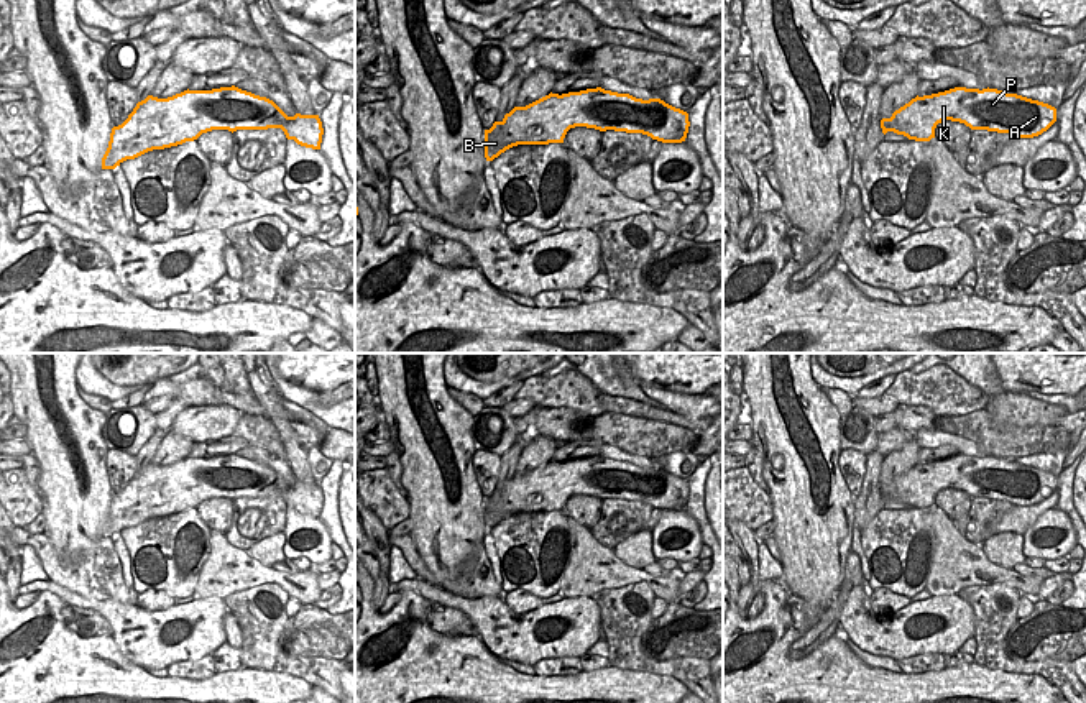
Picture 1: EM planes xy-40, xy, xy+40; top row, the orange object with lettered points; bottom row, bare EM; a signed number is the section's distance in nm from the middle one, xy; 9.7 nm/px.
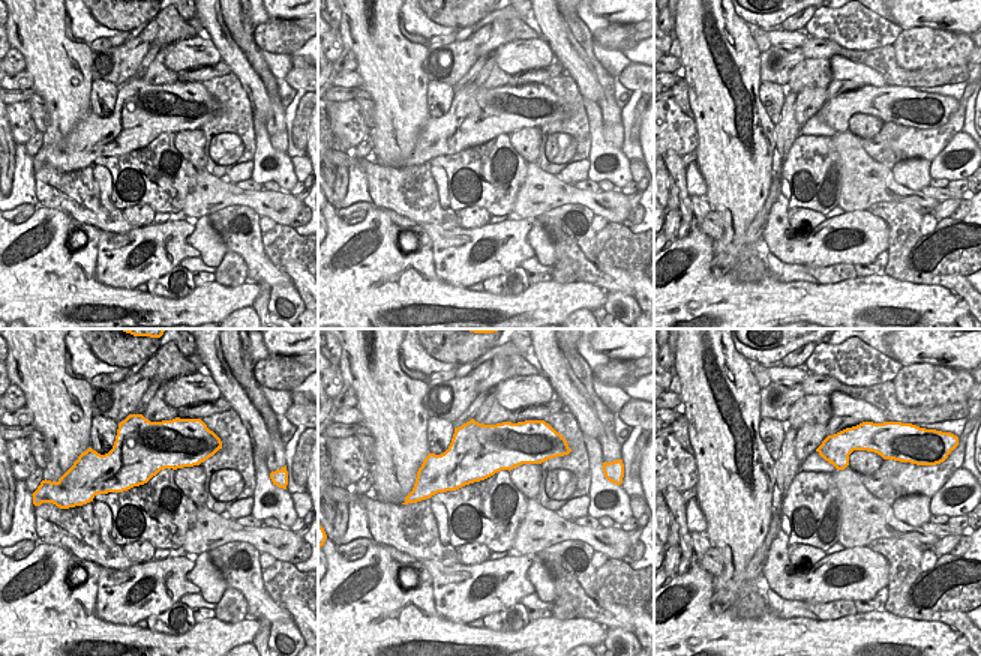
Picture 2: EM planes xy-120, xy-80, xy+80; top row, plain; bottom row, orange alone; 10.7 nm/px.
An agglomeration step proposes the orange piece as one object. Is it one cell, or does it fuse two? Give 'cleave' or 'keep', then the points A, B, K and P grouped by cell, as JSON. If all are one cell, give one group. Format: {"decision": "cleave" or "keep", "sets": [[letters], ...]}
{"decision": "keep", "sets": [["A", "B", "K", "P"]]}

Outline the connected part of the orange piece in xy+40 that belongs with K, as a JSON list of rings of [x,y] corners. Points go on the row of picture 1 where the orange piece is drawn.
[[[955,87],[932,95],[917,95],[890,118],[882,118],[881,128],[884,135],[894,131],[909,140],[930,141],[935,138],[936,125],[945,120],[964,123],[971,130],[1033,138],[1056,122],[1056,108],[997,89]]]

